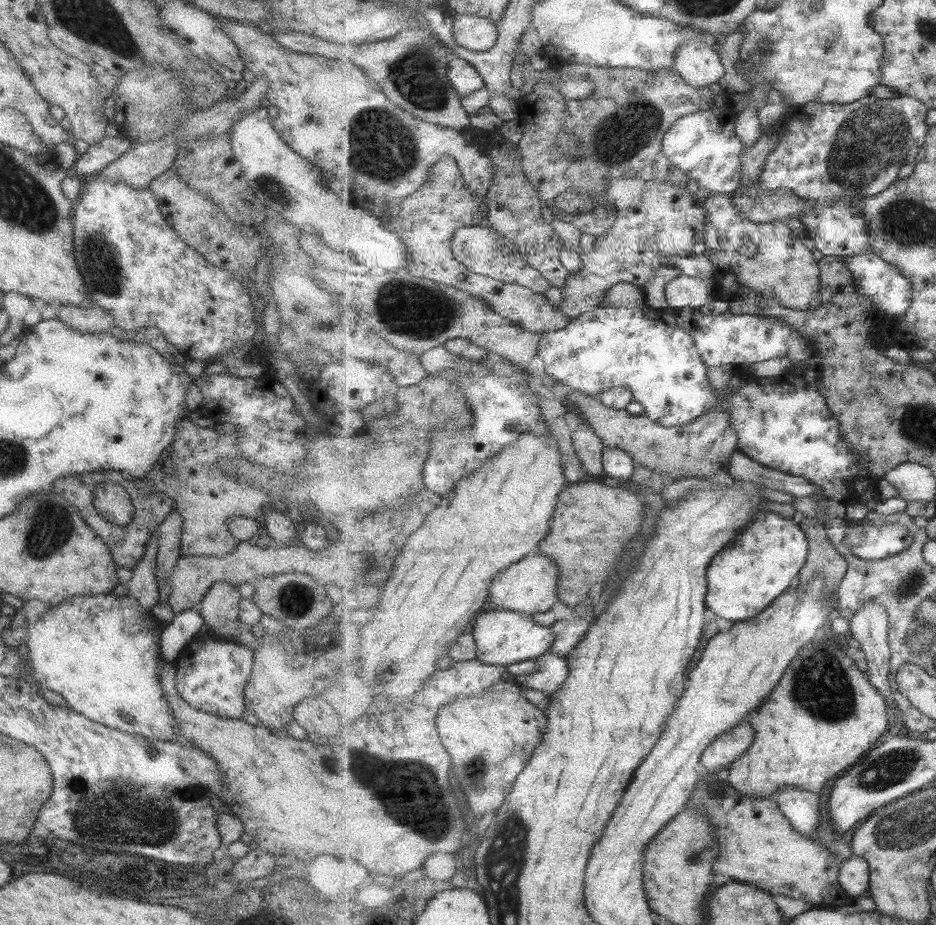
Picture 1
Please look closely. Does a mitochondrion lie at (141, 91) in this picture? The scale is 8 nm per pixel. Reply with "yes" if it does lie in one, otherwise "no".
no

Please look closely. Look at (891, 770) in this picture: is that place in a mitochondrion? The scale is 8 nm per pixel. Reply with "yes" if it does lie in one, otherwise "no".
yes

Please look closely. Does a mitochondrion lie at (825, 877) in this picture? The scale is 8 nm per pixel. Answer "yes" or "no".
no

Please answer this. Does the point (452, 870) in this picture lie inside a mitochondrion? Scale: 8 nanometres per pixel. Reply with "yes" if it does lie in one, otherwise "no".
no

